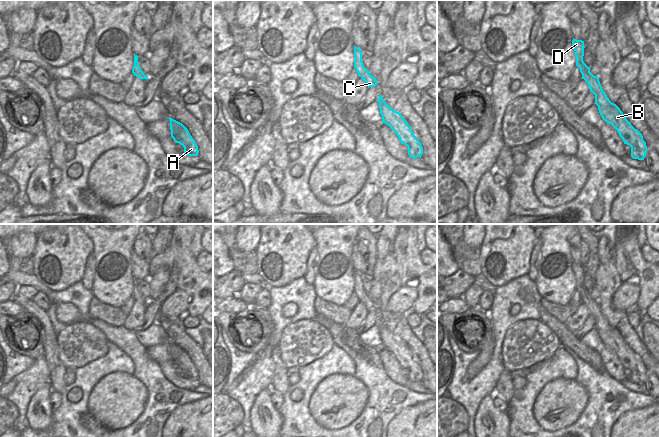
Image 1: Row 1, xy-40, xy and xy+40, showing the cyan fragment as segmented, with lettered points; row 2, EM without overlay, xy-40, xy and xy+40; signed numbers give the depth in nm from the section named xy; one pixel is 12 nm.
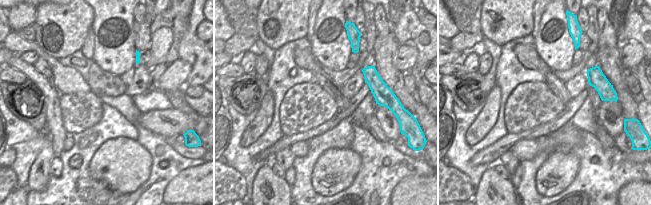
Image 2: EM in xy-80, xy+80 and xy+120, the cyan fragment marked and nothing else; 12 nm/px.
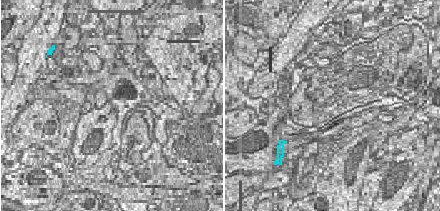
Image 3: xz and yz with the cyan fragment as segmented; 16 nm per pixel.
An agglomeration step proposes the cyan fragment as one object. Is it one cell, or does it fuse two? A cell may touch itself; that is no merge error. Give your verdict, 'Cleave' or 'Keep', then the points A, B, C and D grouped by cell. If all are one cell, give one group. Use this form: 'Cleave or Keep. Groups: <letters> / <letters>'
Keep. Groups: A B C D.

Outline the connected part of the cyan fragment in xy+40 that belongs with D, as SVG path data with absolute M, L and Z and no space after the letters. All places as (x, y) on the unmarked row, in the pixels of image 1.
M573 262L572 271L575 275L576 290L580 293L582 303L587 306L590 316L595 319L595 328L598 330L602 343L617 354L624 368L631 371L633 383L644 384L647 370L642 358L631 349L620 332L609 324L602 313L598 300L594 300L590 296L590 291L584 287L584 265Z

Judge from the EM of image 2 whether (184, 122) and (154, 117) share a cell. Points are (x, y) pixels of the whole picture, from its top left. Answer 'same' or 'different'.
same

